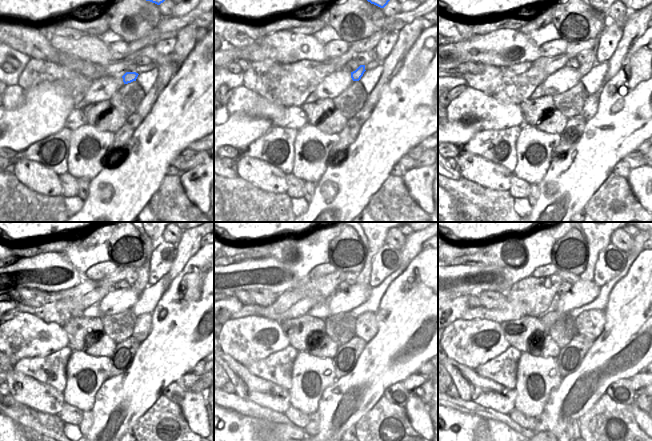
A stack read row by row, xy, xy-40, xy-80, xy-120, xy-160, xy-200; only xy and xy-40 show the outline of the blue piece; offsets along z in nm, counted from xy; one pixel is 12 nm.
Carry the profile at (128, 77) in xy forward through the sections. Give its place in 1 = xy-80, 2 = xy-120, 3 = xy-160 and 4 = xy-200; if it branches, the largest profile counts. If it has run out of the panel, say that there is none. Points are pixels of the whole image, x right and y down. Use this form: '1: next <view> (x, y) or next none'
1: next xy-80 (585, 67)
2: next xy-120 (141, 283)
3: next xy-160 (375, 242)
4: next xy-200 (596, 242)

